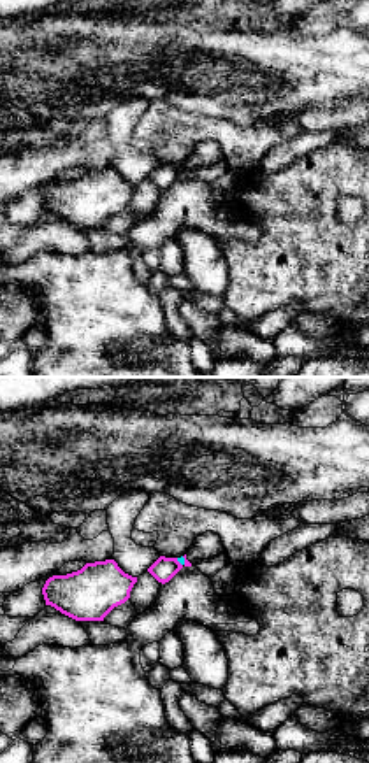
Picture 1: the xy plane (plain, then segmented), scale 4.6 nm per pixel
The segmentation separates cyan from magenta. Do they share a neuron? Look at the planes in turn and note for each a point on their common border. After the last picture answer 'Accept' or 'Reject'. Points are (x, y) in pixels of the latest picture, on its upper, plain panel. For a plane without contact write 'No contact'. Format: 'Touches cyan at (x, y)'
Touches cyan at (181, 171)

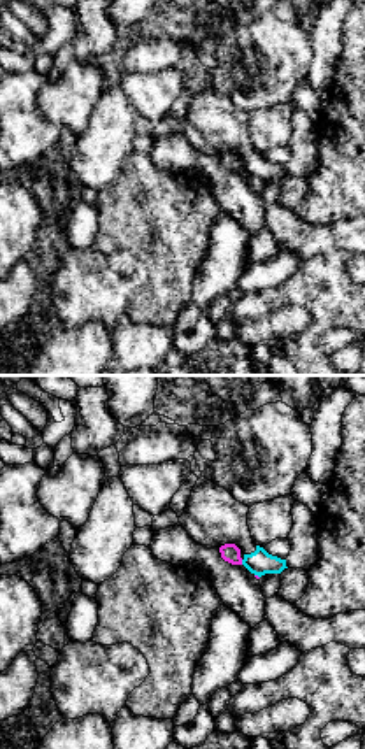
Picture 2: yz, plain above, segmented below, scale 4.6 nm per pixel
Touches cyan at (243, 169)

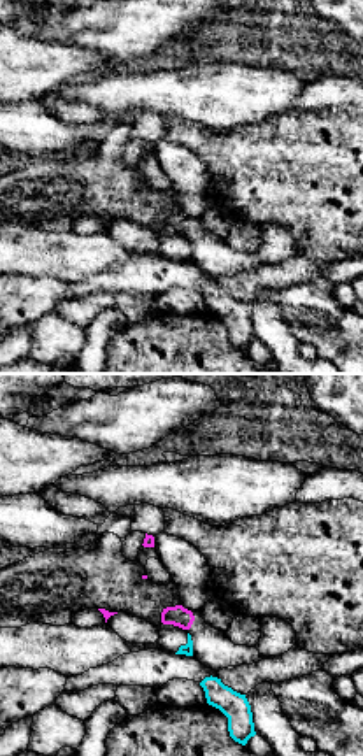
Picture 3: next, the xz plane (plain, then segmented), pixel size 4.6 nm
No contact

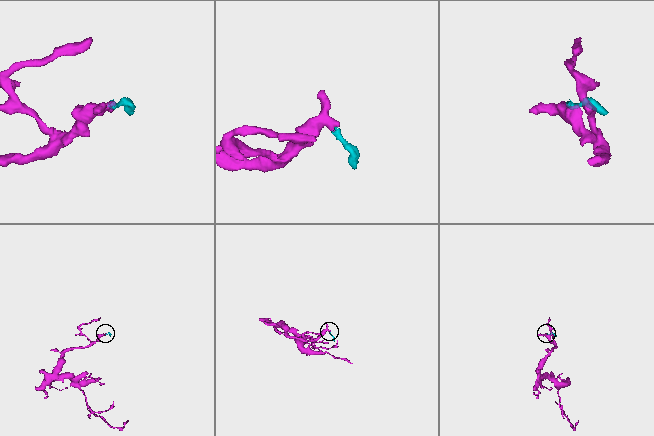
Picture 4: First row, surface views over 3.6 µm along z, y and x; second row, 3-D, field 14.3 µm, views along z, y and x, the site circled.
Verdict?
Reject

